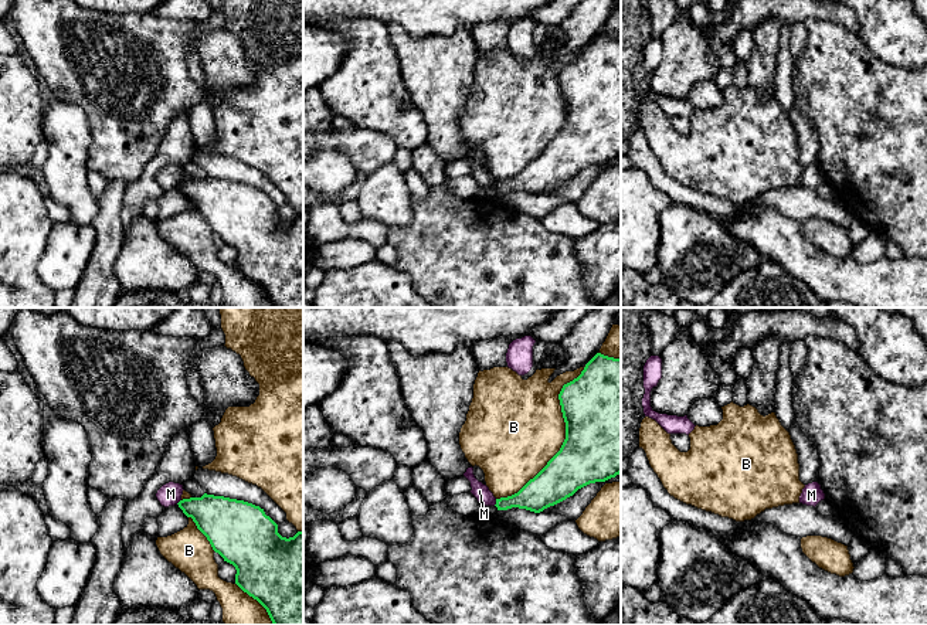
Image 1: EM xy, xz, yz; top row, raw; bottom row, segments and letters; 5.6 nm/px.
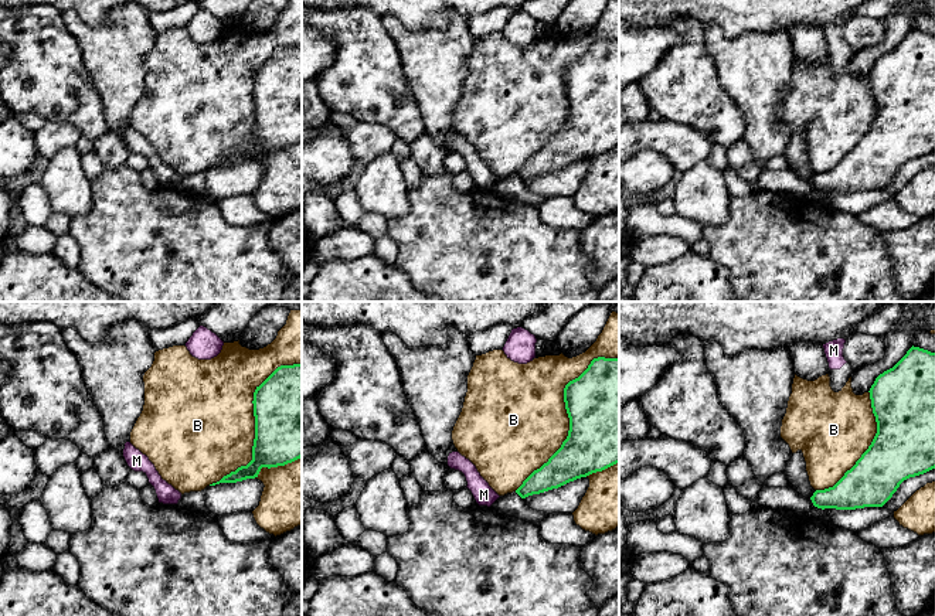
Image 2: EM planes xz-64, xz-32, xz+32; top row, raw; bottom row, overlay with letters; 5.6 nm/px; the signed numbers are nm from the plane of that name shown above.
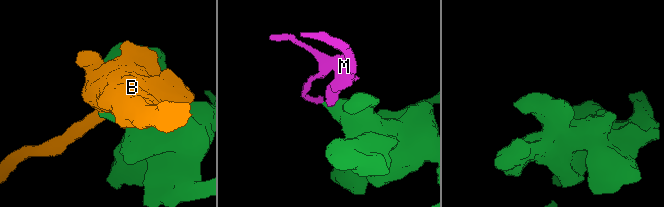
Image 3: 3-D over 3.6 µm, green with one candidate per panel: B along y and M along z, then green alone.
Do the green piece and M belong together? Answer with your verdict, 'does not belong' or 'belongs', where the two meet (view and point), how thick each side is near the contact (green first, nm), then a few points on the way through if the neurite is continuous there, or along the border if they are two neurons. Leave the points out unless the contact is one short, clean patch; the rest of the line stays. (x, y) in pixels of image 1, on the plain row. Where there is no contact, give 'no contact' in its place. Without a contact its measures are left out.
does not belong | xz (496, 184) | 190/90 nm | along xz (496, 182), (493, 187)

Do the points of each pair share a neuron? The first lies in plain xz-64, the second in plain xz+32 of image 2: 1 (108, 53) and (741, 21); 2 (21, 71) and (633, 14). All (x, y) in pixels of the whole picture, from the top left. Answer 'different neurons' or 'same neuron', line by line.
1: different neurons
2: different neurons

